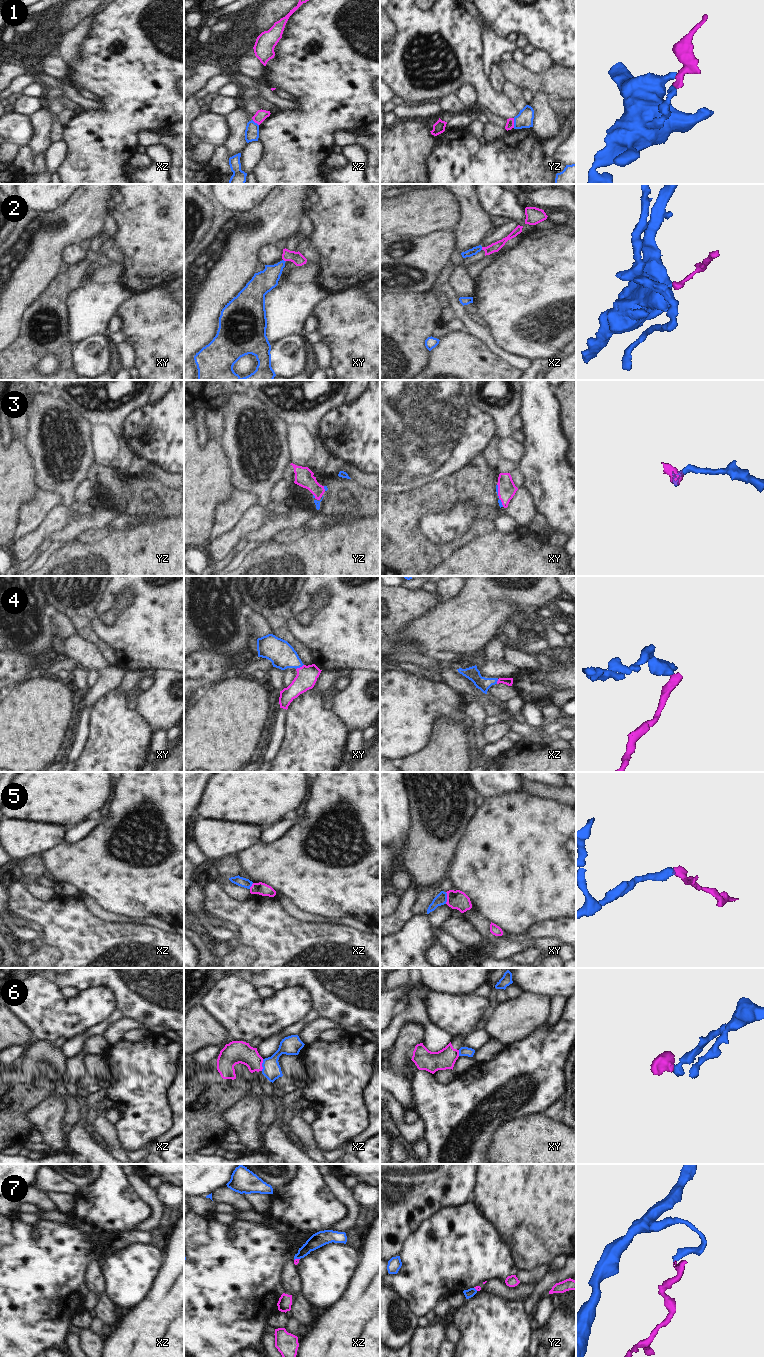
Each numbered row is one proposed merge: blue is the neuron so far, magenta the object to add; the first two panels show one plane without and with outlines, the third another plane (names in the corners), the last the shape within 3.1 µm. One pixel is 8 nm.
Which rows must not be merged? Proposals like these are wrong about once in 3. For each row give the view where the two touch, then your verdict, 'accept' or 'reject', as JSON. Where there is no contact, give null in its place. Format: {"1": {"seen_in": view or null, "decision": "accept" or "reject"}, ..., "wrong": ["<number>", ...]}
{"1": {"seen_in": "yz", "decision": "reject"}, "2": {"seen_in": "xy", "decision": "accept"}, "3": {"seen_in": "xy", "decision": "accept"}, "4": {"seen_in": "xy", "decision": "accept"}, "5": {"seen_in": "xy", "decision": "reject"}, "6": {"seen_in": "xz", "decision": "reject"}, "7": {"seen_in": "xz", "decision": "reject"}, "wrong": ["1", "5", "6", "7"]}

